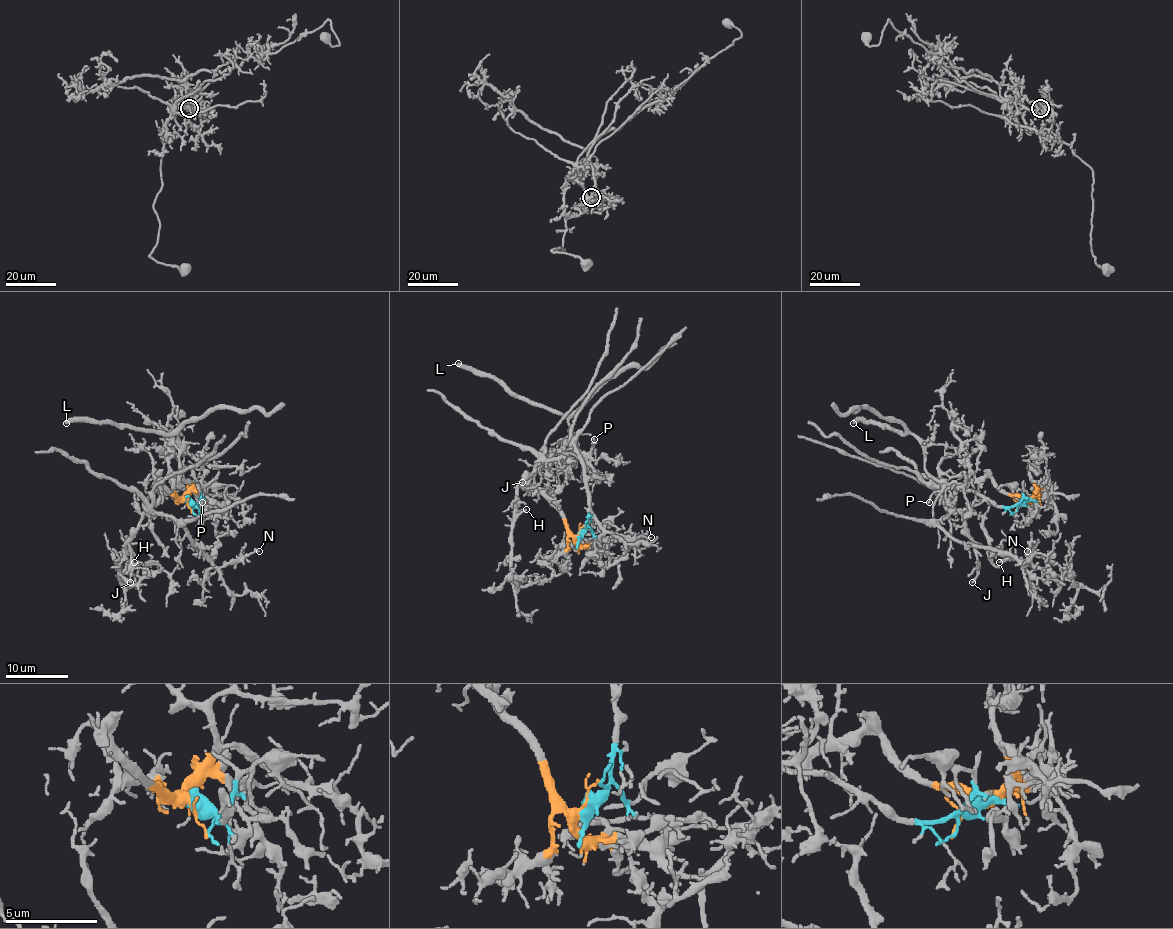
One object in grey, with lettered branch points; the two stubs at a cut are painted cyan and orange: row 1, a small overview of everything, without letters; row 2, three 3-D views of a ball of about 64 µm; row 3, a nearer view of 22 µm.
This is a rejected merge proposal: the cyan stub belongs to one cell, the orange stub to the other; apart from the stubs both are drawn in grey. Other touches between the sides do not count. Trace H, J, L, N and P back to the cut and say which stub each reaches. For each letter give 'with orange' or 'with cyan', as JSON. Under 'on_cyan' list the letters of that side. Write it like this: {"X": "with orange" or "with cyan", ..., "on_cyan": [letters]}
{"H": "with orange", "J": "with orange", "L": "with cyan", "N": "with orange", "P": "with cyan", "on_cyan": ["L", "P"]}

